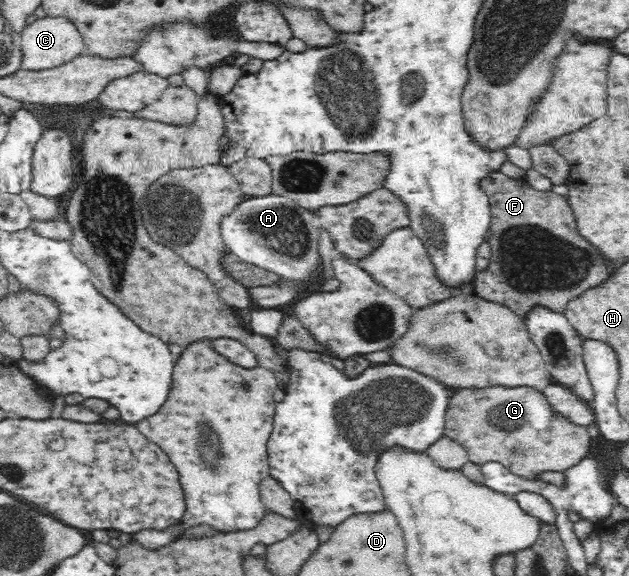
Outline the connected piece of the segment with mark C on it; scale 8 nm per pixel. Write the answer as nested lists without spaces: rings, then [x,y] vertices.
[[[46,16],[38,18],[19,31],[23,50],[23,70],[51,69],[74,57],[86,54],[88,49],[83,34],[71,18],[65,16]]]

